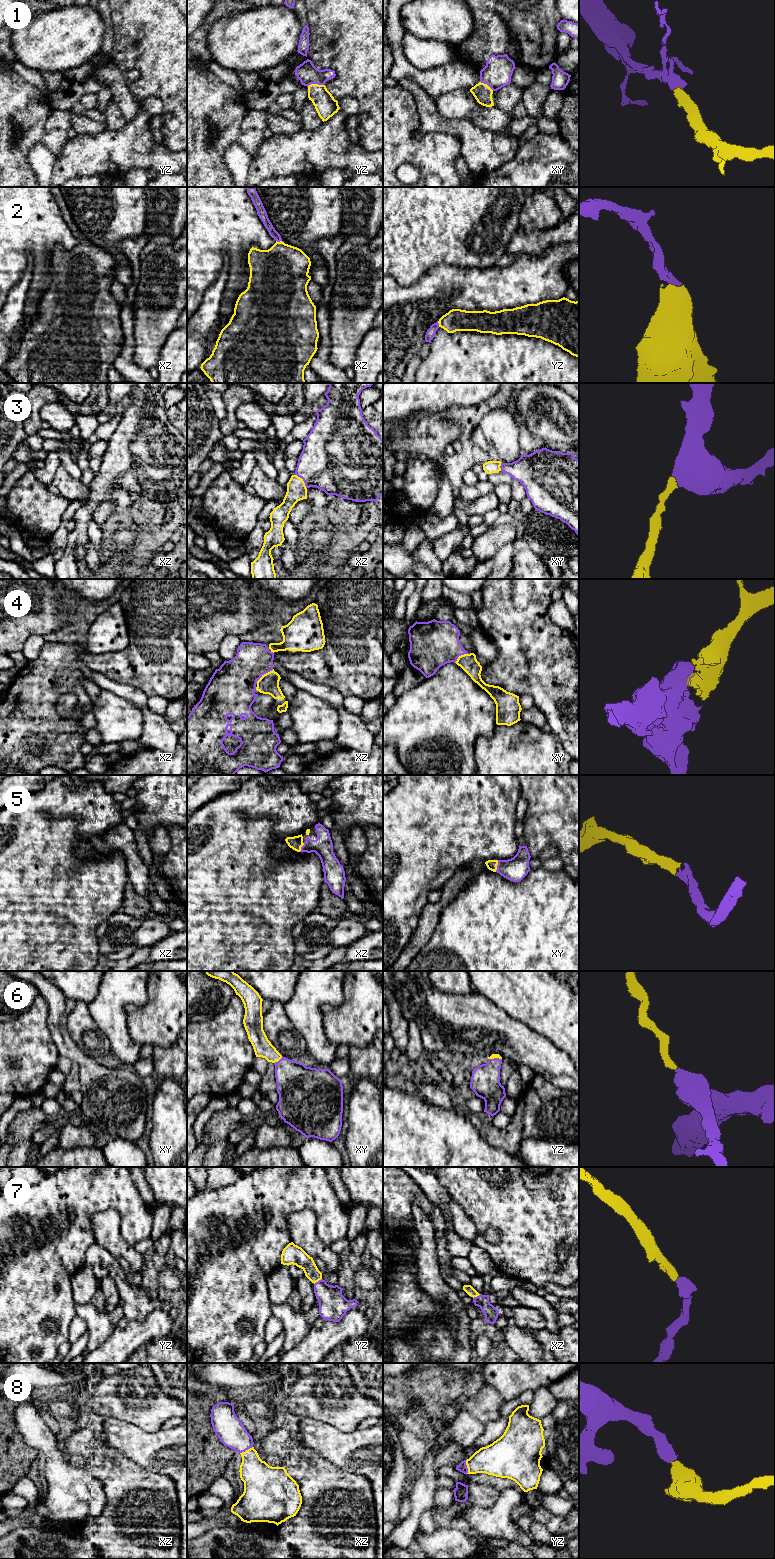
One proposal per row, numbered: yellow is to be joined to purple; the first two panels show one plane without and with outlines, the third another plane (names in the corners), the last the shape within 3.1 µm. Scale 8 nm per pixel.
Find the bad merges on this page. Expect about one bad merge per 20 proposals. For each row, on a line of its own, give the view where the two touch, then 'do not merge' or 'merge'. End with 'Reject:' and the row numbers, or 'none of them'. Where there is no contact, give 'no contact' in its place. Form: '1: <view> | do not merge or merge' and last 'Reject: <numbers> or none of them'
1: yz | merge
2: xz | merge
3: xz | merge
4: xz | merge
5: xy | merge
6: xy | merge
7: yz | merge
8: yz | merge
Reject: none of them

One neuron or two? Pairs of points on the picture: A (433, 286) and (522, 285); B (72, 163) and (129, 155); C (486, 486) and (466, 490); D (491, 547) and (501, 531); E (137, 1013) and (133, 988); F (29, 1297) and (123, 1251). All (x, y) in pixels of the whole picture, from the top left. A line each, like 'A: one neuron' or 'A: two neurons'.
A: one neuron
B: one neuron
C: one neuron
D: one neuron
E: two neurons
F: two neurons

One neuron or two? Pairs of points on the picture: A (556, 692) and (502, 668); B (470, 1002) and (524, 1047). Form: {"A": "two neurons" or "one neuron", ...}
{"A": "one neuron", "B": "one neuron"}

